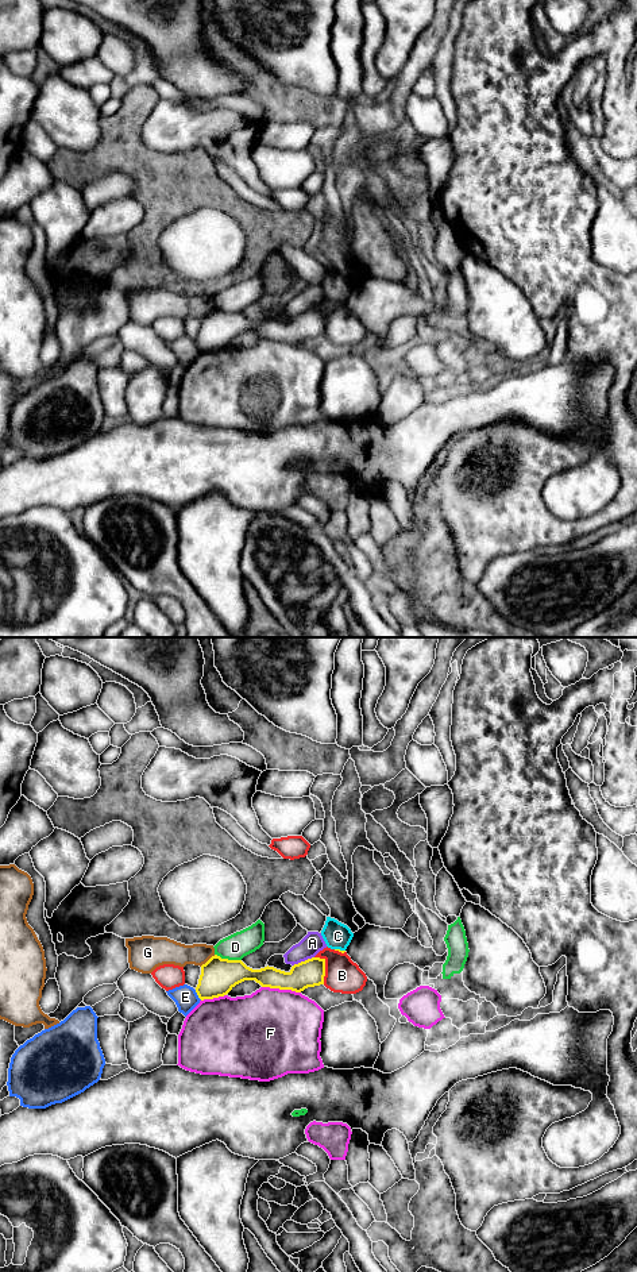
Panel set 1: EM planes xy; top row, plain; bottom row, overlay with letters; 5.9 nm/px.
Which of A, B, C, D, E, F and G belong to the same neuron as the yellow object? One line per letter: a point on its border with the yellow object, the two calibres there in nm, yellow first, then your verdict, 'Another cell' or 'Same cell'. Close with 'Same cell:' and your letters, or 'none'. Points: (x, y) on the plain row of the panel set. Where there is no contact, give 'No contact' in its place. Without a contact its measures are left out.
A: Touches yellow at xy (302, 313). Thickness 160 nm (yellow) against 120 nm. Another cell
B: Touches yellow at xy (324, 319). Thickness 160 nm (yellow) against 200 nm. Another cell
C: Touches yellow at xy (339, 301). Thickness 20 nm (yellow) against 160 nm. Another cell
D: Touches yellow at xy (227, 311). Thickness 220 nm (yellow) against 160 nm. Another cell
E: Touches yellow at xy (197, 346). Thickness 220 nm (yellow) against 140 nm. Another cell
F: Touches yellow at xy (281, 340). Thickness 160 nm (yellow) against 500 nm. Another cell
G: Touches yellow at xy (208, 312). Thickness 220 nm (yellow) against 150 nm. Another cell
Same cell: none

